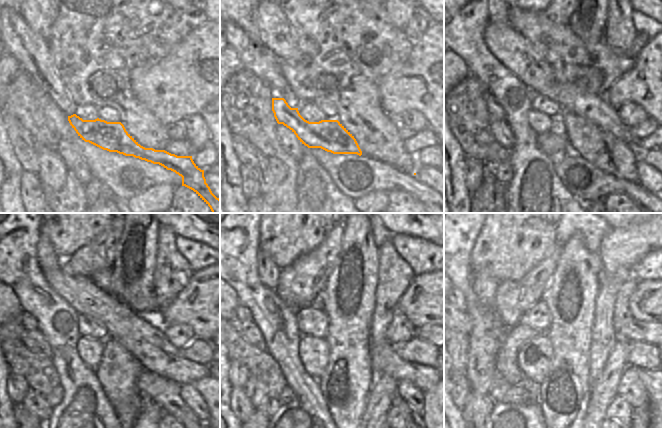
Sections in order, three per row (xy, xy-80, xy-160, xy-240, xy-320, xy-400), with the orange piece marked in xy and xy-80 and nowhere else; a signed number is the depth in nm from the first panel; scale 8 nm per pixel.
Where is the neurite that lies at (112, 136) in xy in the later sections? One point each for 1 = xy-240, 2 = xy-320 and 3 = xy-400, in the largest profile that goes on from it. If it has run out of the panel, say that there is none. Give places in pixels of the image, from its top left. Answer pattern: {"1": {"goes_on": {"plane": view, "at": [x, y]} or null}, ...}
{"1": {"goes_on": {"plane": "xy-240", "at": [28, 321]}}, "2": {"goes_on": {"plane": "xy-320", "at": [242, 313]}}, "3": {"goes_on": {"plane": "xy-400", "at": [464, 300]}}}

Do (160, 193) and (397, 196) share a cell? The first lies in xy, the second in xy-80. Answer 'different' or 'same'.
different

